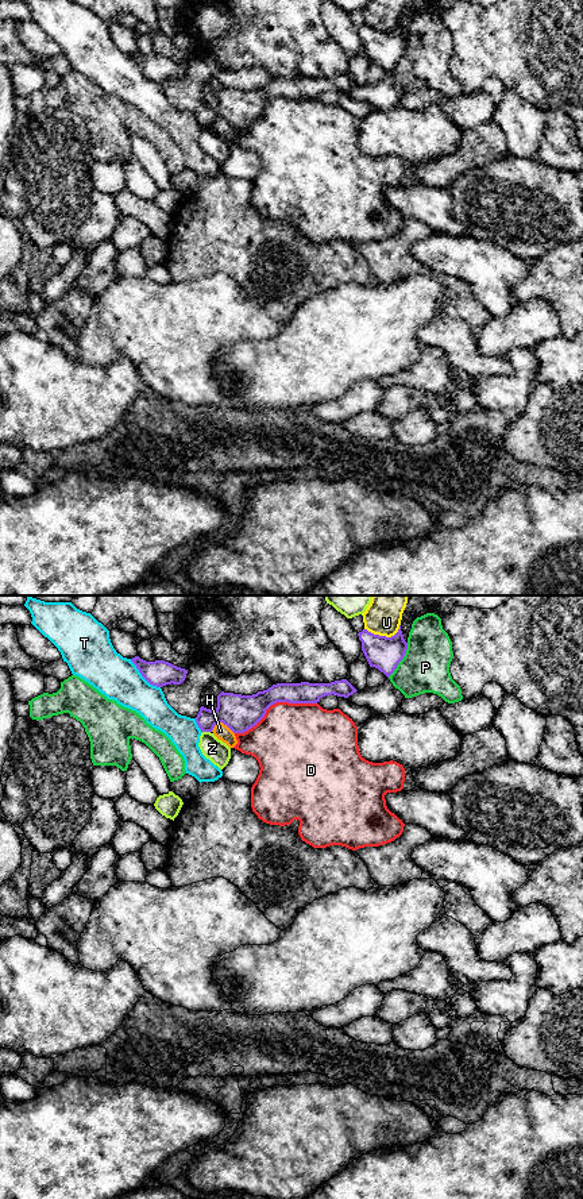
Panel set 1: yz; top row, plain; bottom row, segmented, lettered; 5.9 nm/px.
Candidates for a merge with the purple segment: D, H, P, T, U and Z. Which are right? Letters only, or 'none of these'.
none of these

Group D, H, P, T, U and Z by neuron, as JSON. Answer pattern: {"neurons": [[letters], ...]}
{"neurons": [["D"], ["H"], ["P"], ["T"], ["U"], ["Z"]]}

